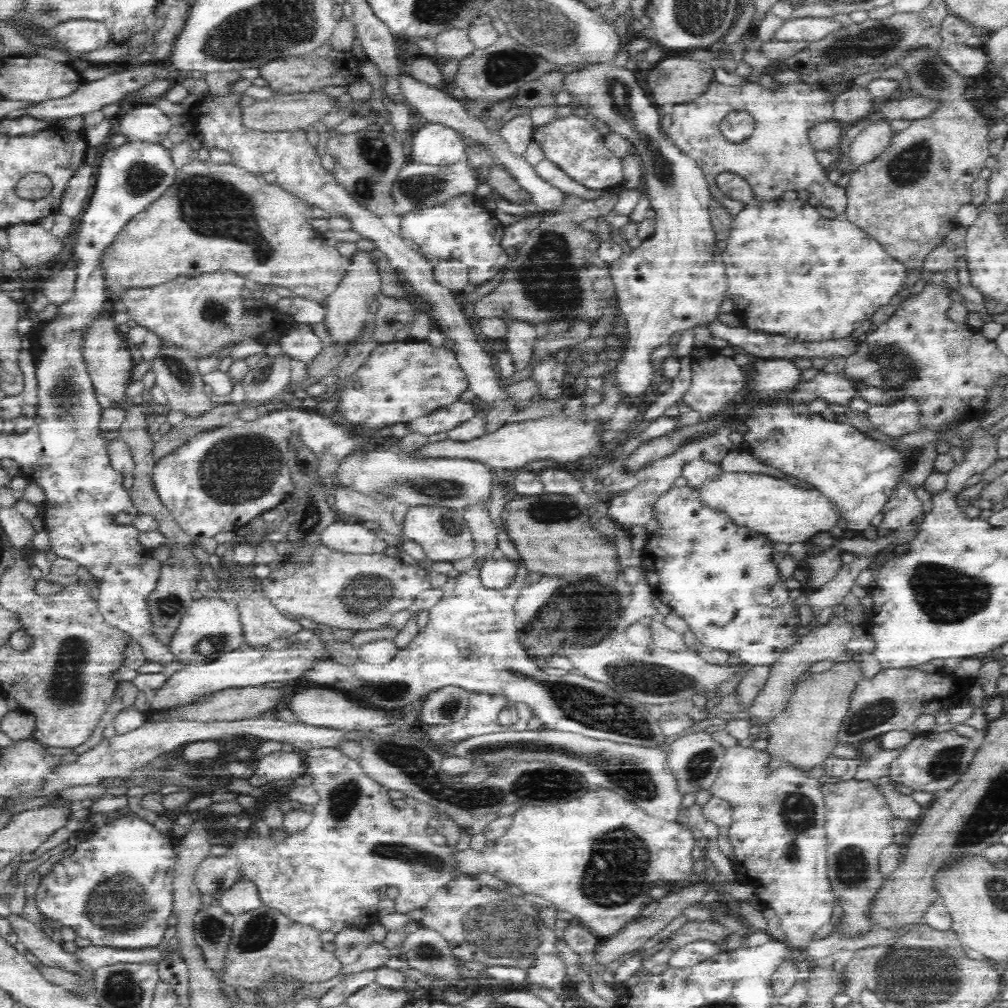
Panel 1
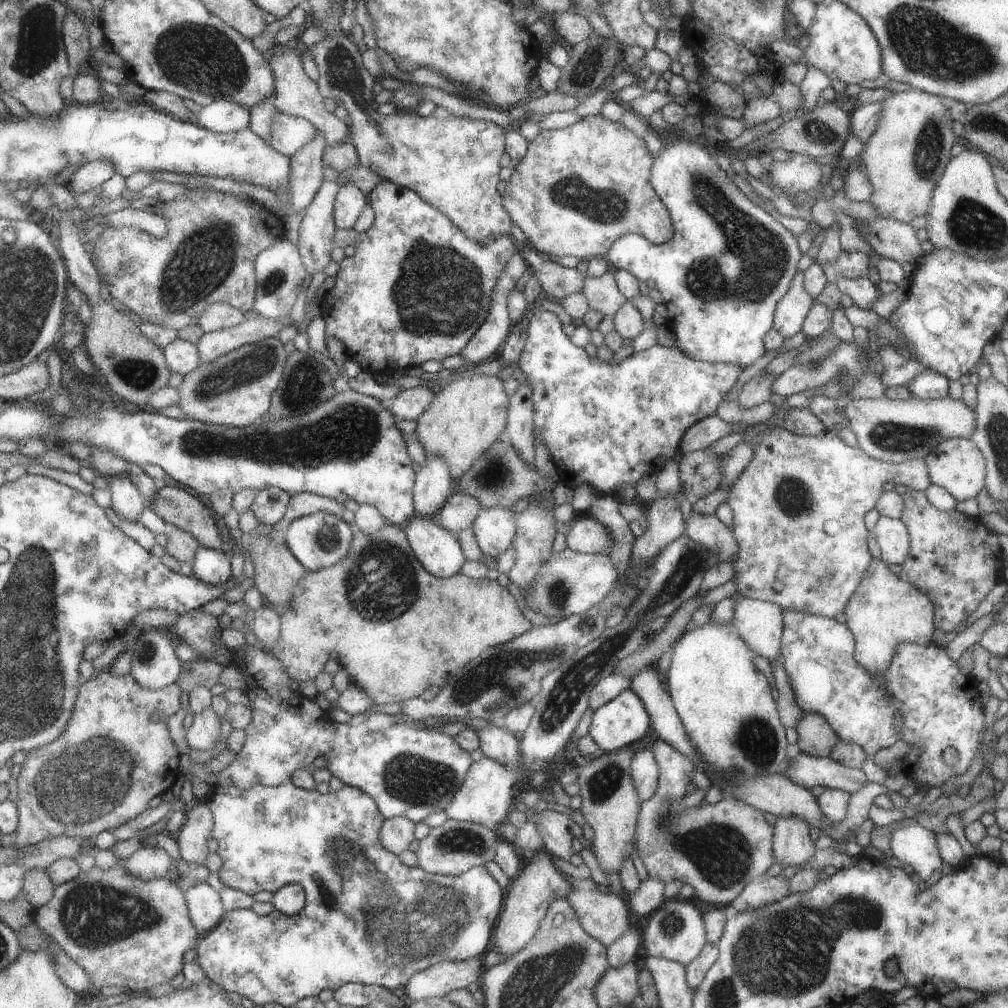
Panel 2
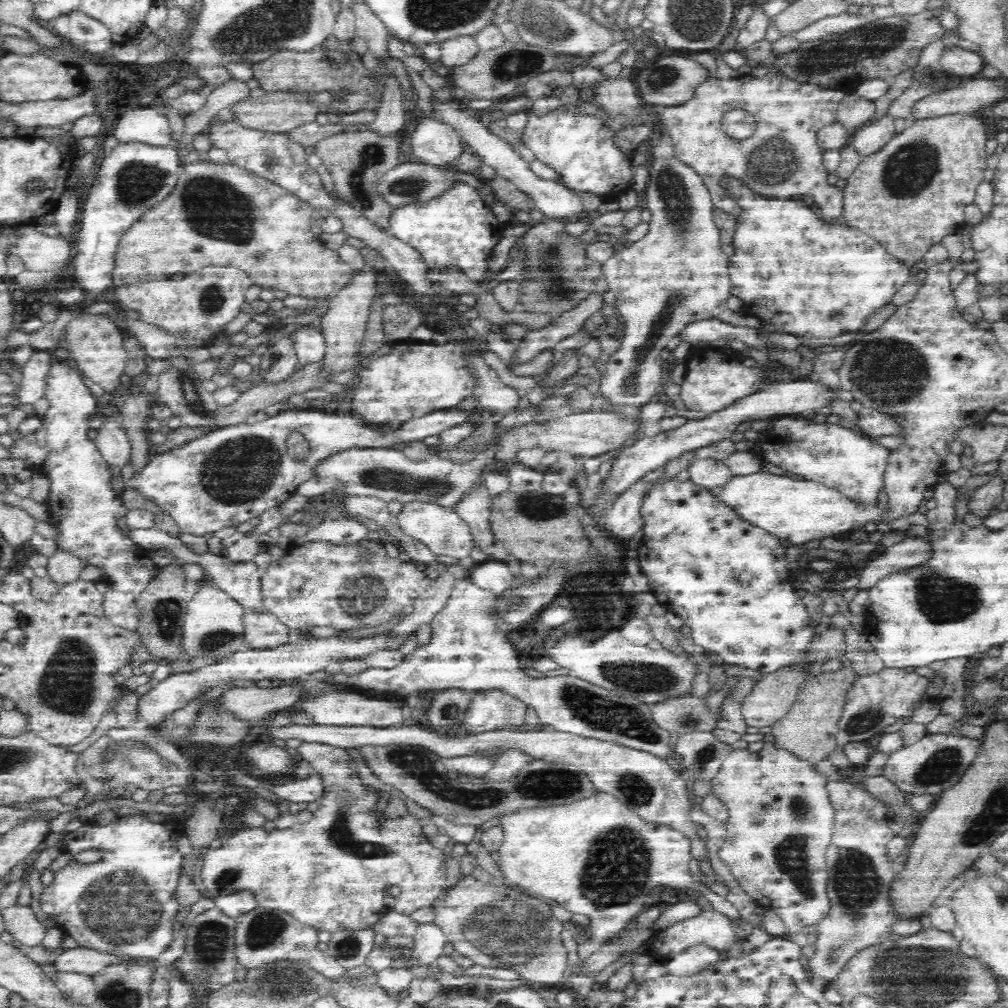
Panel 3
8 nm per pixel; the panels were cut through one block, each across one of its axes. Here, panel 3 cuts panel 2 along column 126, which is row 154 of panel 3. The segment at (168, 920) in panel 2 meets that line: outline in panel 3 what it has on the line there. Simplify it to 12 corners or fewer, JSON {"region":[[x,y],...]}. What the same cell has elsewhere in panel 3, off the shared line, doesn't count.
{"region":[[972,115],[909,121],[847,179],[845,224],[907,266],[965,224]]}

